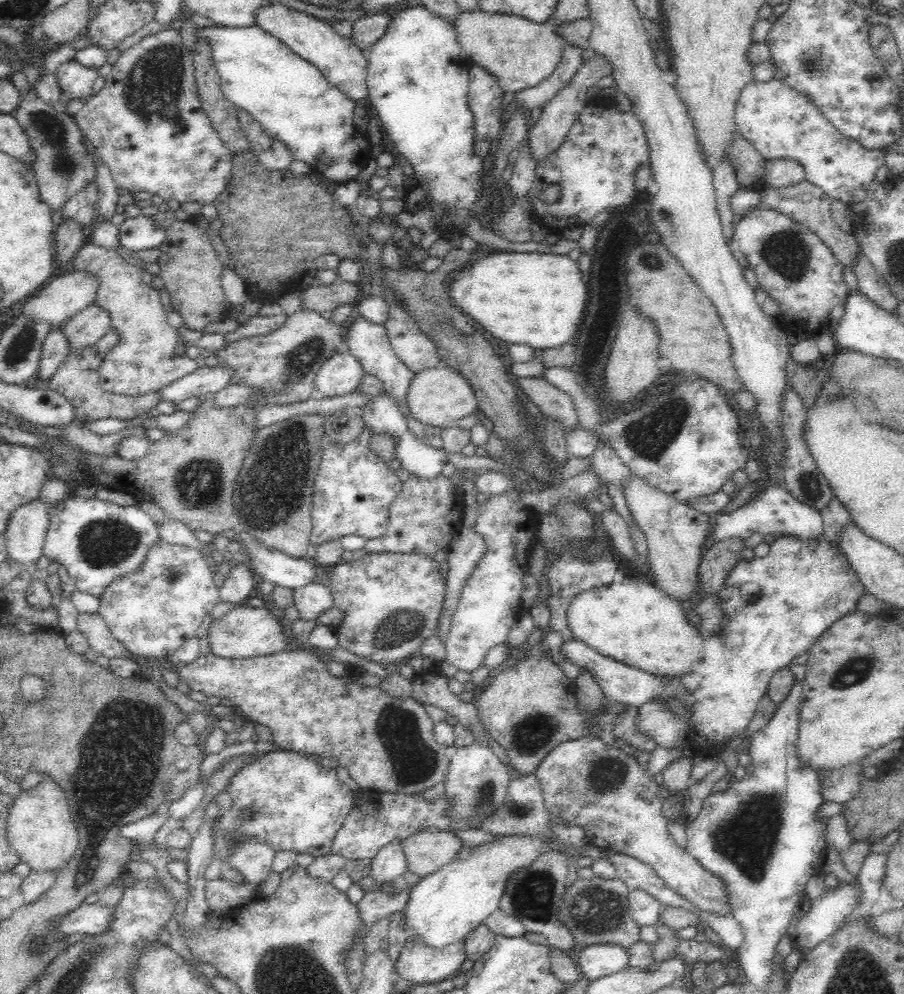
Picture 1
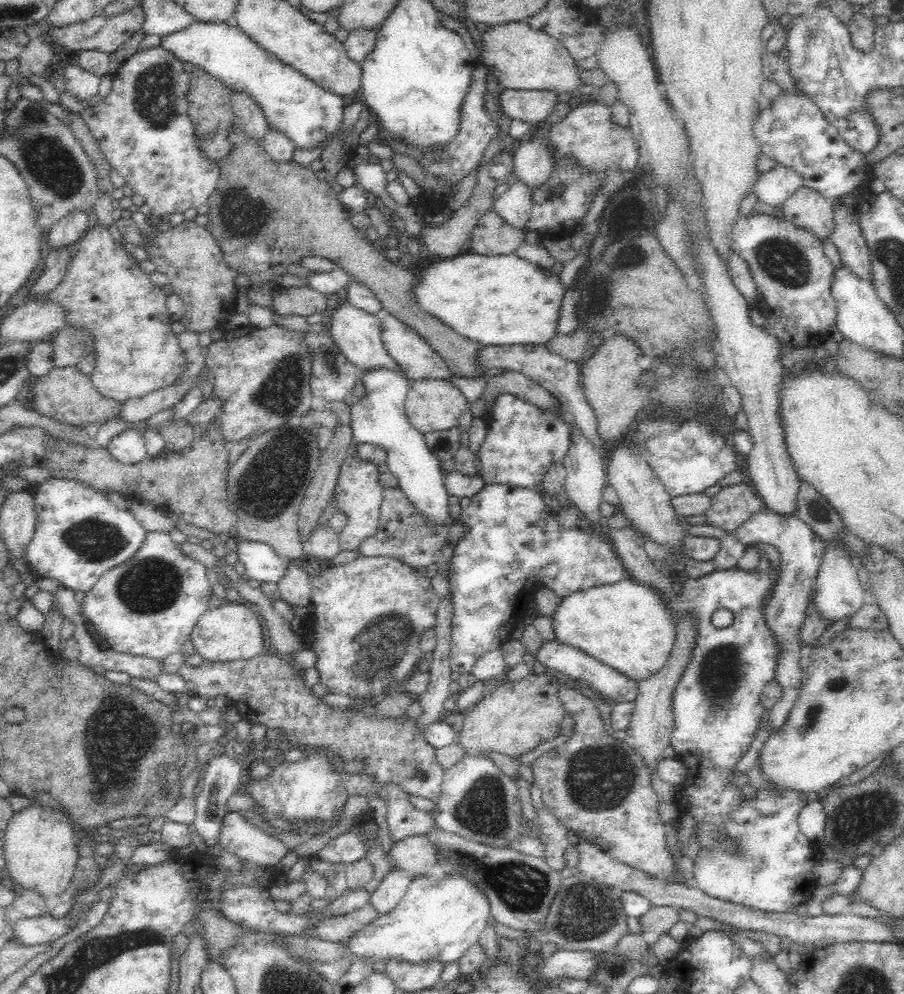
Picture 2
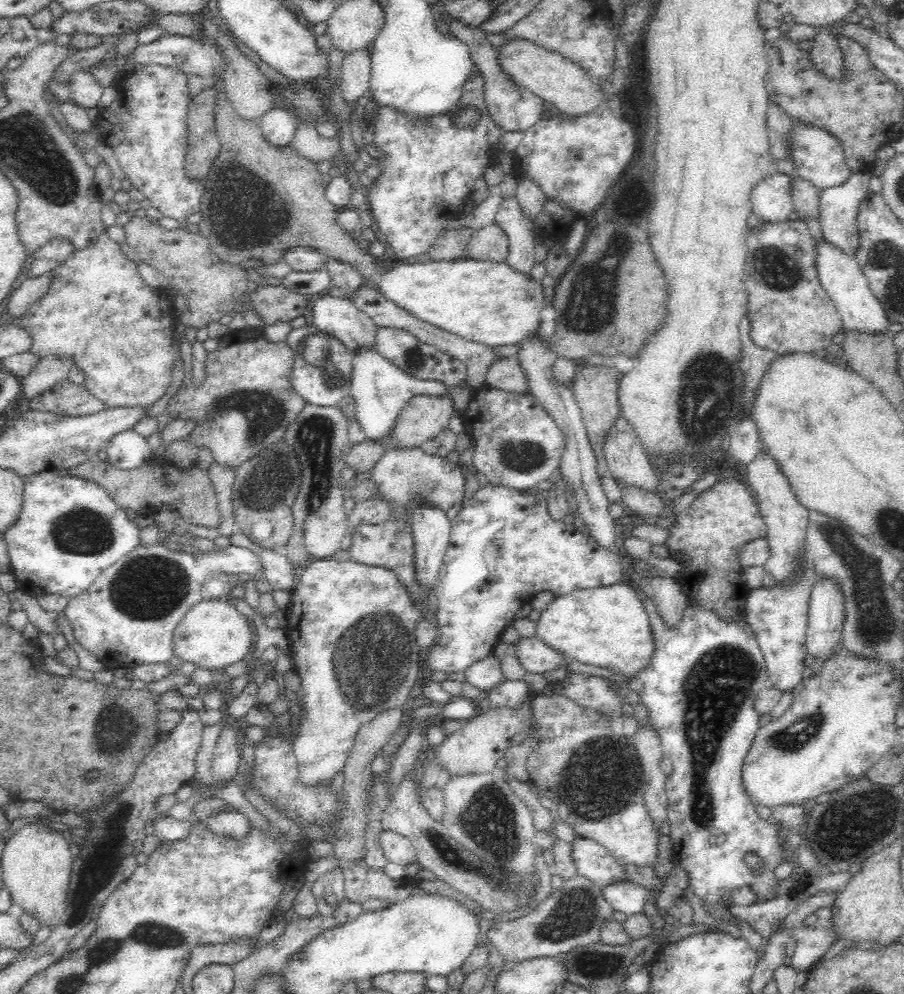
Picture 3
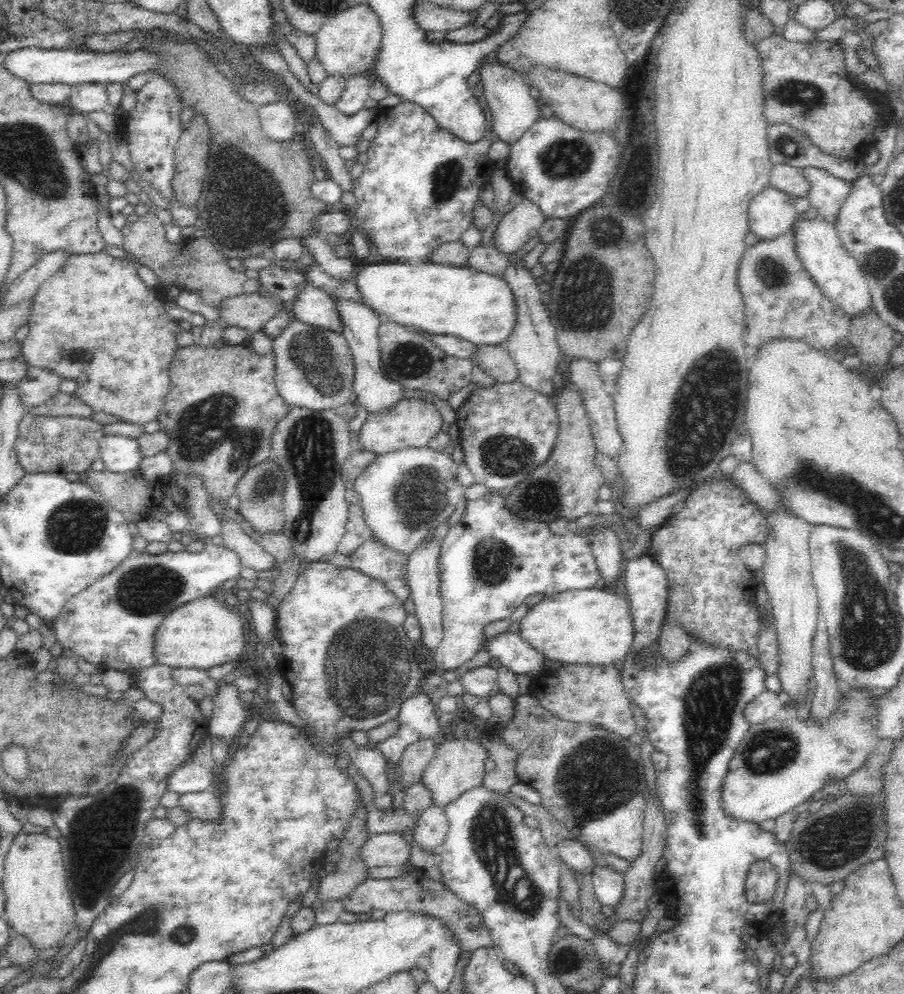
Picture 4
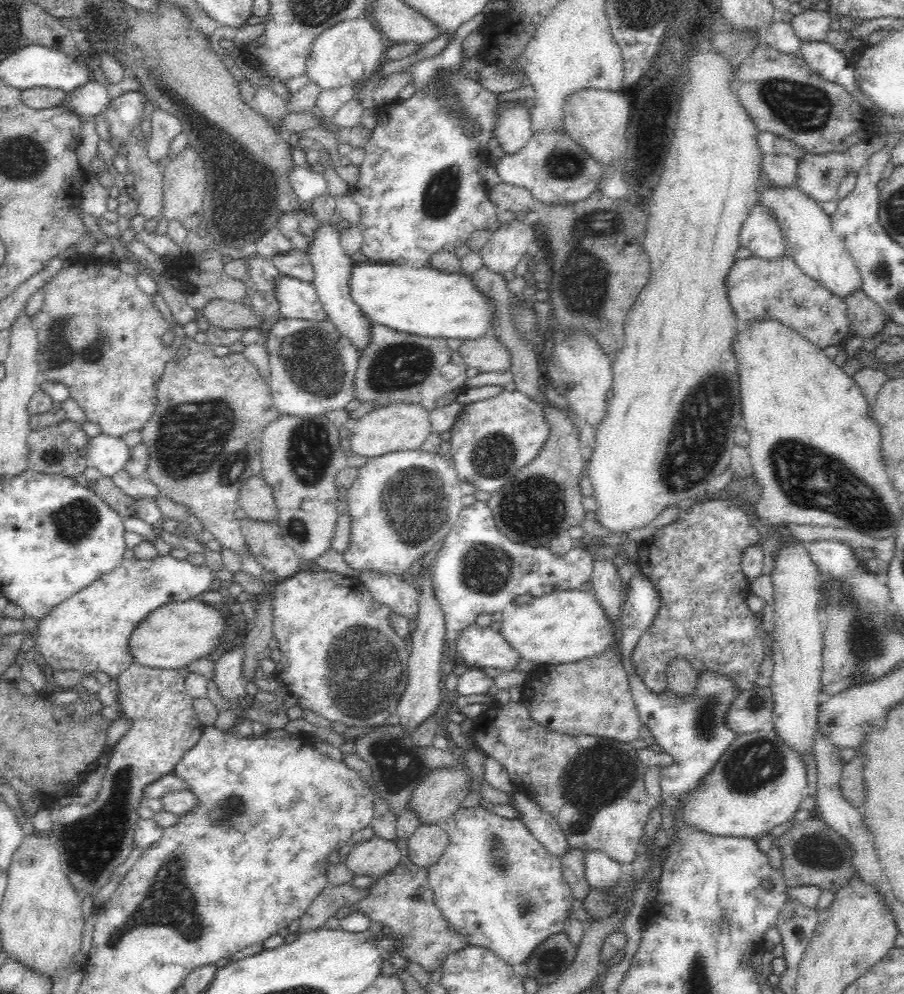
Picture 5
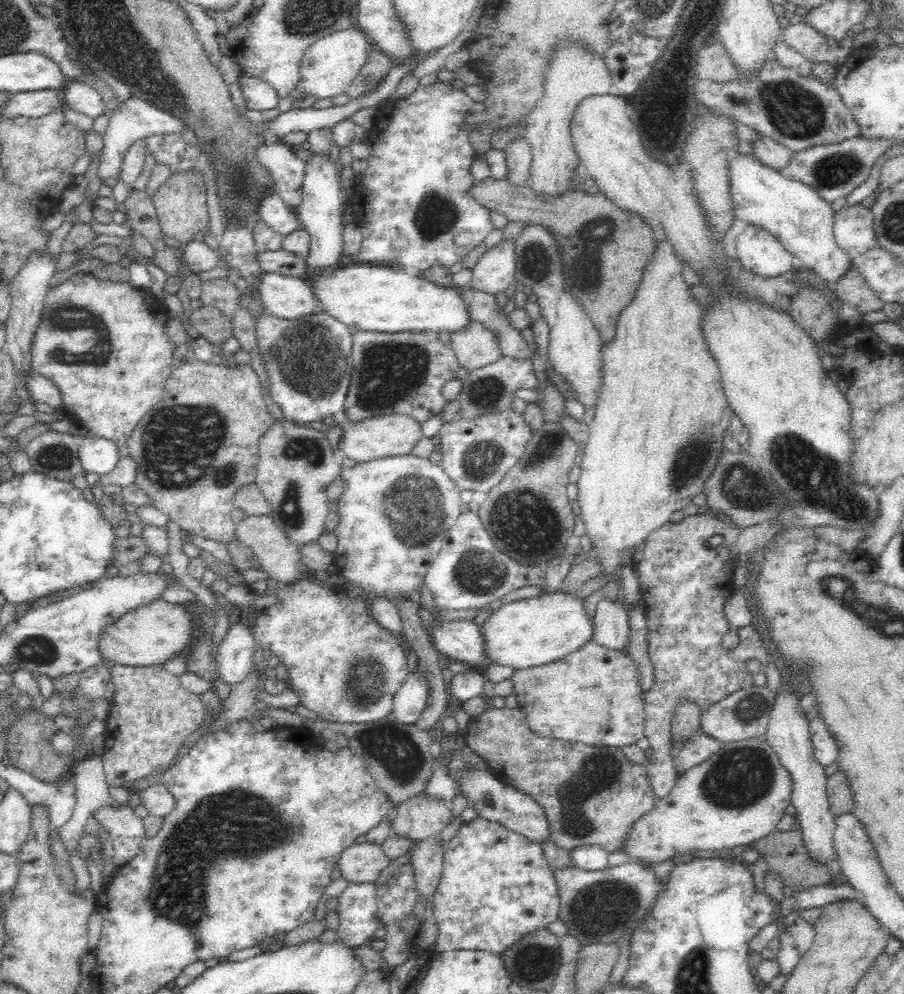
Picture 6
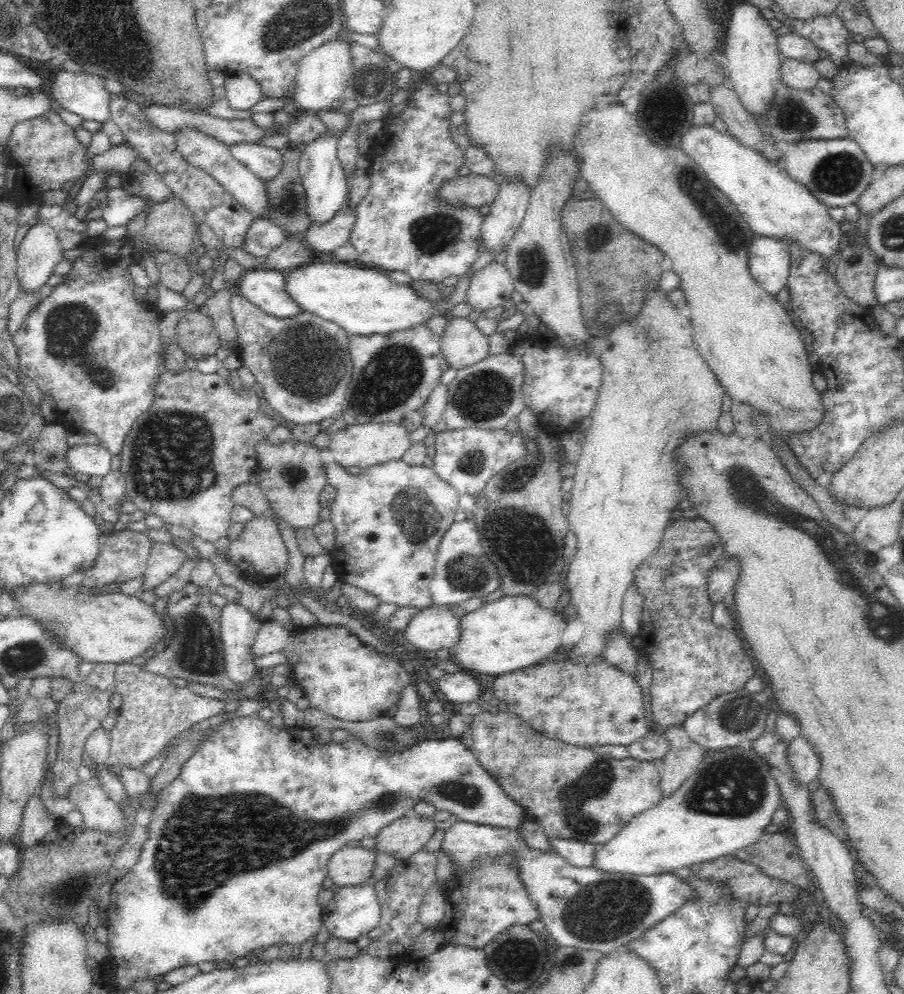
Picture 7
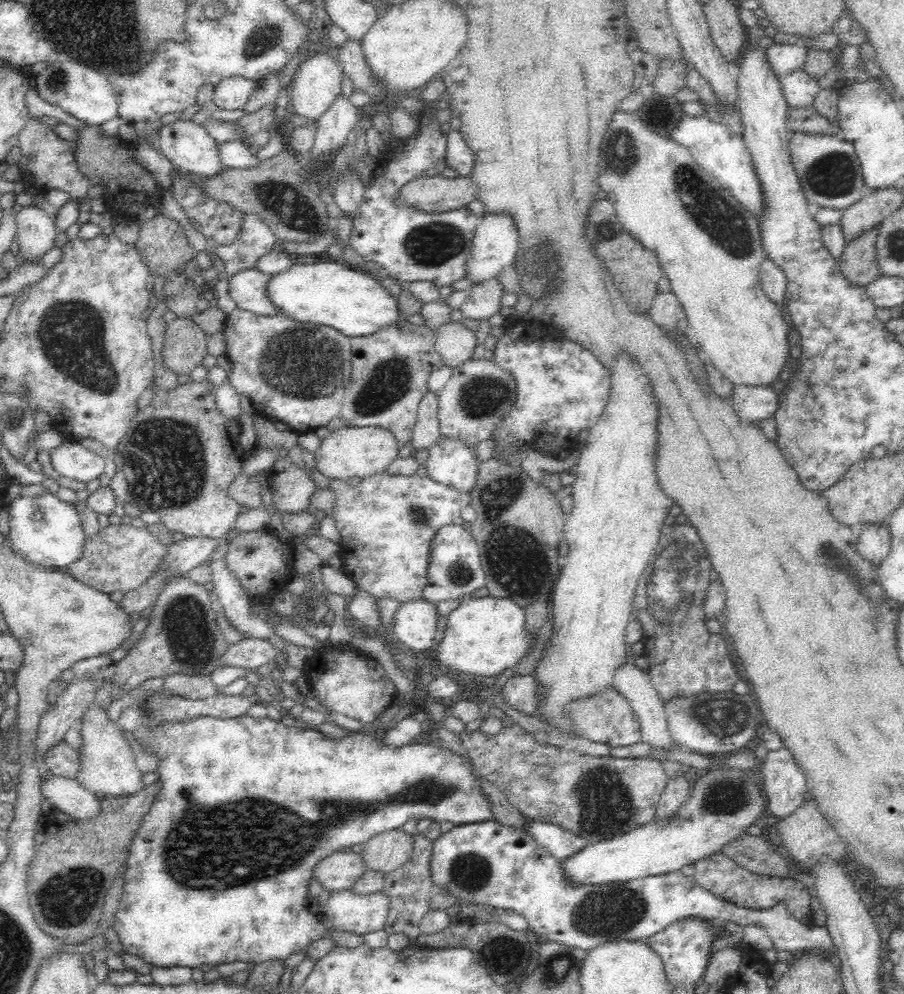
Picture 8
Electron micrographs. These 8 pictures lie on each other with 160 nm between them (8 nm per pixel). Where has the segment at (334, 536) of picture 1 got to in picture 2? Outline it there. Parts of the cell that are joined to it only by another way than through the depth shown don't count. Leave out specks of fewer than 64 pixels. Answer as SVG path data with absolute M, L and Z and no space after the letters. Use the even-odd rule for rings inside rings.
M355 454L344 459L340 468L335 486L336 504L338 504L338 511L348 515L348 524L339 533L339 546L342 551L357 550L366 538L372 537L372 534L377 532L385 488L379 484L377 466L370 462L363 462L363 459L357 458Z

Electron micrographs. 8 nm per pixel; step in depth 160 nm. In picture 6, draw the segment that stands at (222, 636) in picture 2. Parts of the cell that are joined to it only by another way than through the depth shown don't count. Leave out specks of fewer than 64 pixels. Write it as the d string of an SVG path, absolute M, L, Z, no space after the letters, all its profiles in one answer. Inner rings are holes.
M161 599L145 603L116 618L112 624L104 626L98 636L98 651L102 661L112 661L114 665L148 666L170 660L192 642L194 620L189 606L183 603L168 604Z

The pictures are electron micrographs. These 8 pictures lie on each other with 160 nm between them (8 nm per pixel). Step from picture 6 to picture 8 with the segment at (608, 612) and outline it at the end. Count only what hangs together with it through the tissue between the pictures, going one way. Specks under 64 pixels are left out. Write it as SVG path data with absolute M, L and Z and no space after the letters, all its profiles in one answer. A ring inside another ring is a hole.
M626 661L615 672L613 686L630 703L632 712L638 717L641 742L662 751L675 751L678 749L678 744L669 733L663 702L650 682L649 671L643 672Z

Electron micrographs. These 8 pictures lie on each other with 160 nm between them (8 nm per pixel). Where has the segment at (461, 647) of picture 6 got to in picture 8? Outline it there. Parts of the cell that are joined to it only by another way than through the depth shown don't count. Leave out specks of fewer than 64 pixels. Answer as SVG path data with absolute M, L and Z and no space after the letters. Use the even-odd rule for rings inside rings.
M415 599L400 603L393 616L389 640L410 653L432 649L436 616L437 606L429 601Z

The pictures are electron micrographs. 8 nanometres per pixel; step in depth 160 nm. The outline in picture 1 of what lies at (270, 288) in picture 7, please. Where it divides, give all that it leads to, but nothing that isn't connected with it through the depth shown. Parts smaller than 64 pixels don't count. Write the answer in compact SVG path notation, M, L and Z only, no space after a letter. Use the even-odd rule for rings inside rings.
M363 316L355 318L348 327L347 335L344 337L346 348L352 356L358 359L360 365L363 366L364 373L375 376L376 381L381 380L385 392L393 396L399 402L403 402L407 397L408 386L414 373L396 356L396 353L390 346L390 341L384 328L384 325L366 320Z

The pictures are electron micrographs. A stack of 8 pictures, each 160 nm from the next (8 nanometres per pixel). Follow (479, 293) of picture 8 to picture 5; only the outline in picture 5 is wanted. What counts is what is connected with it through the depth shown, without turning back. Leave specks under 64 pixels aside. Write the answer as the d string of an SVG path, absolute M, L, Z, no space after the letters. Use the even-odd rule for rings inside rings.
M533 220L502 223L500 229L491 233L487 243L479 252L482 265L500 275L514 271L520 260L535 244Z

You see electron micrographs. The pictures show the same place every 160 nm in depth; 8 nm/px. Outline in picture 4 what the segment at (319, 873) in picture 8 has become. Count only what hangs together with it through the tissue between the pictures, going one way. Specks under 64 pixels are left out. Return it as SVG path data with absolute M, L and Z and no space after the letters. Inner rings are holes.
M398 833L370 835L360 848L360 857L368 868L404 865L409 855L409 843Z

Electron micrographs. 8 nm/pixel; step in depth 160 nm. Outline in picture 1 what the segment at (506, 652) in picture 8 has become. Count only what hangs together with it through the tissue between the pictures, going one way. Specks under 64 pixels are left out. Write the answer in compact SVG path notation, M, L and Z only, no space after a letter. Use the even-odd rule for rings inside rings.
M626 578L621 583L600 585L566 601L566 609L566 623L572 639L582 641L605 657L616 659L628 666L660 677L671 675L678 678L680 673L686 673L702 660L703 642L706 638L688 621L681 602L672 599L652 581L636 582L632 578Z

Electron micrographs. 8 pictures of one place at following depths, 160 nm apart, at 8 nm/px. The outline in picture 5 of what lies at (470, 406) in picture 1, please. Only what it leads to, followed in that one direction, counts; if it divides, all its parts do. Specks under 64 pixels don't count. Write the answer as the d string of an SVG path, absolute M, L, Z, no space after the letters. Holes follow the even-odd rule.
M390 403L373 408L355 422L347 438L350 443L349 454L374 458L392 452L416 450L422 446L422 442L430 433L432 433L432 427L429 412L422 405Z

